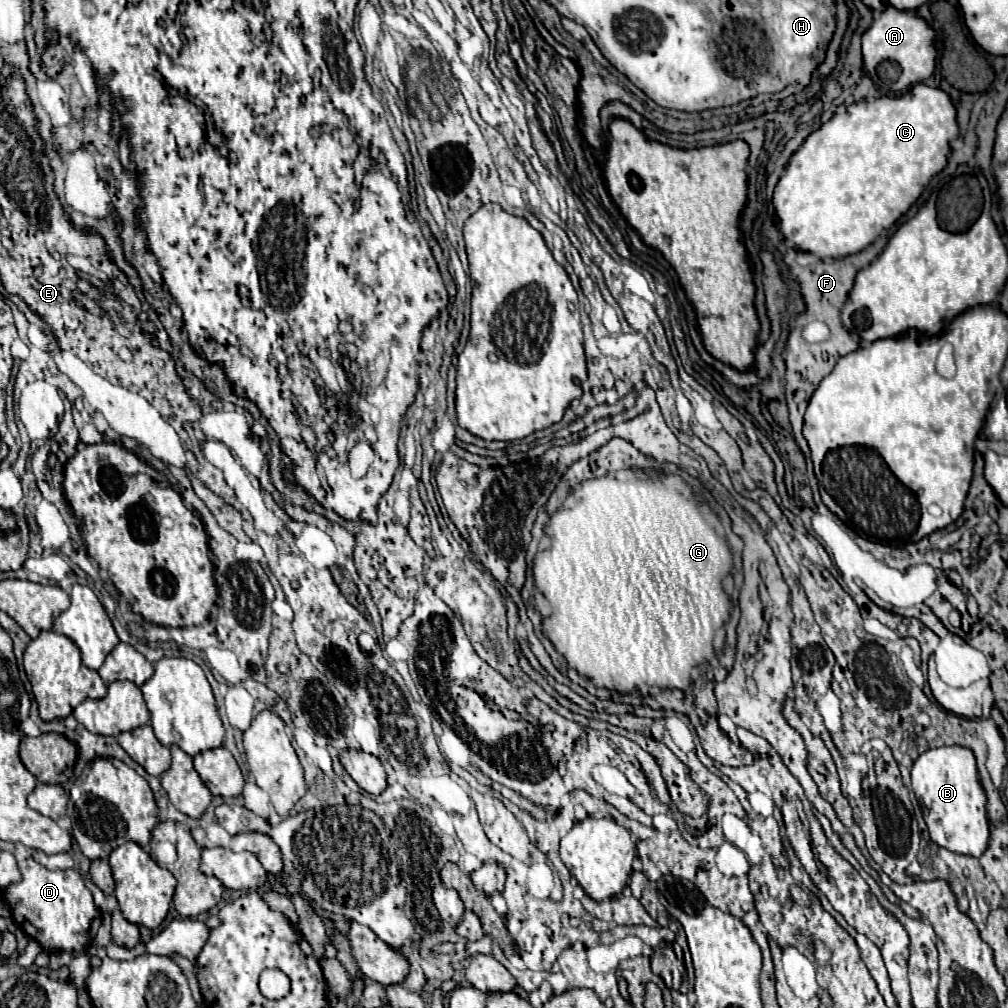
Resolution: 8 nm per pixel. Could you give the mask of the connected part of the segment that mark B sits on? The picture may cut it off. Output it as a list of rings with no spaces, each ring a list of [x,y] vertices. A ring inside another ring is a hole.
[[[948,745],[924,751],[912,767],[912,791],[920,803],[932,841],[960,855],[980,857],[990,839],[986,793],[978,777],[976,757],[968,747]]]

